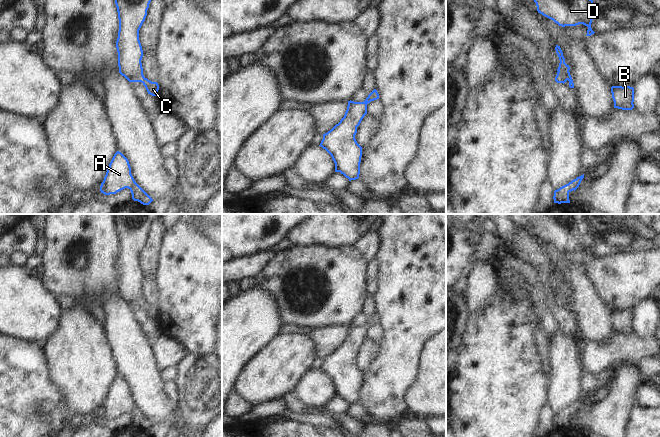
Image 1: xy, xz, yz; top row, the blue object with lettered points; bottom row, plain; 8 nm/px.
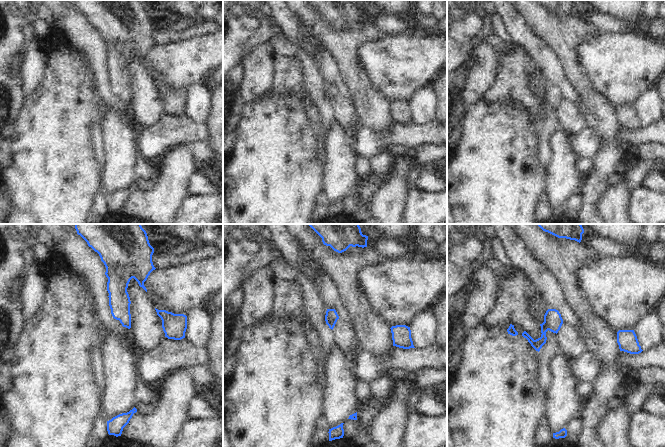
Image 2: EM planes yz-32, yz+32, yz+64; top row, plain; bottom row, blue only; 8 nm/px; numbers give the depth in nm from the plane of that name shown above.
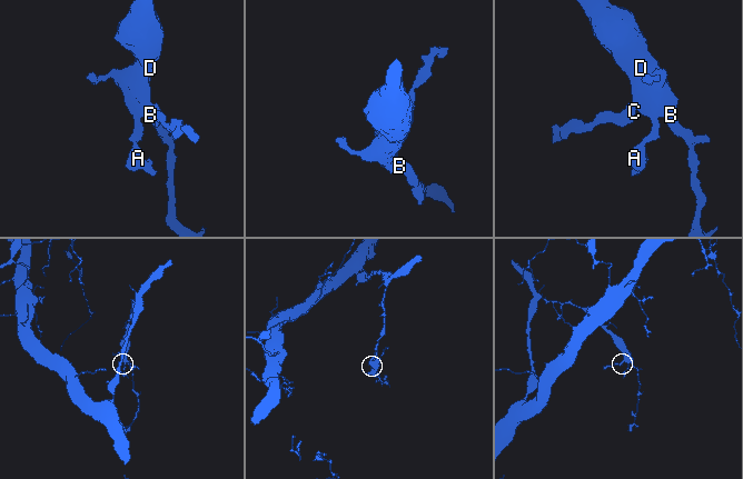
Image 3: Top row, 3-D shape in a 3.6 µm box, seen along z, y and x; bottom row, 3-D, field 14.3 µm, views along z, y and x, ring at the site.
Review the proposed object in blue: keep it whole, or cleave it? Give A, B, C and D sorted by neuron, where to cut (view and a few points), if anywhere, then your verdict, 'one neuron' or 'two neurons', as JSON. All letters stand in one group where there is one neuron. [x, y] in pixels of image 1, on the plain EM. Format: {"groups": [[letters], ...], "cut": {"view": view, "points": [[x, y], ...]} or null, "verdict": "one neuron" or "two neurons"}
{"groups": [["A", "B", "C", "D"]], "cut": null, "verdict": "one neuron"}

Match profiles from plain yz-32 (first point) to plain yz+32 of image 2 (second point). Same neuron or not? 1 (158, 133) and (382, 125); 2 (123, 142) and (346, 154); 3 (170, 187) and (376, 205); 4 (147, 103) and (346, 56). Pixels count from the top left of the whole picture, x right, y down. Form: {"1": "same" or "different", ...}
{"1": "different", "2": "same", "3": "same", "4": "same"}

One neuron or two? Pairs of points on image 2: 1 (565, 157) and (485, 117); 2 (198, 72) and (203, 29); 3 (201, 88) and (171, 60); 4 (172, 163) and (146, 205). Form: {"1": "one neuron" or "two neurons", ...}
{"1": "two neurons", "2": "two neurons", "3": "two neurons", "4": "one neuron"}

